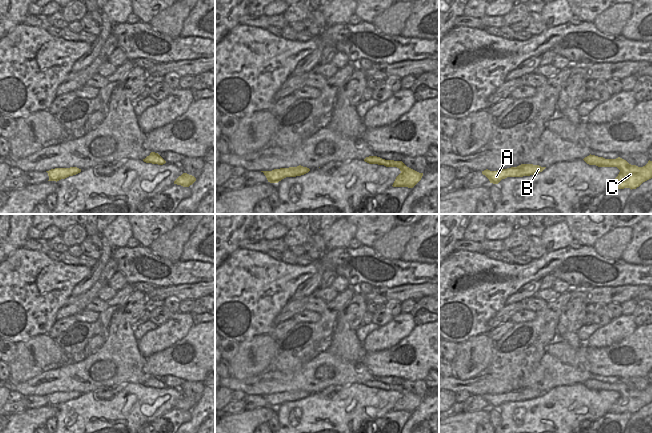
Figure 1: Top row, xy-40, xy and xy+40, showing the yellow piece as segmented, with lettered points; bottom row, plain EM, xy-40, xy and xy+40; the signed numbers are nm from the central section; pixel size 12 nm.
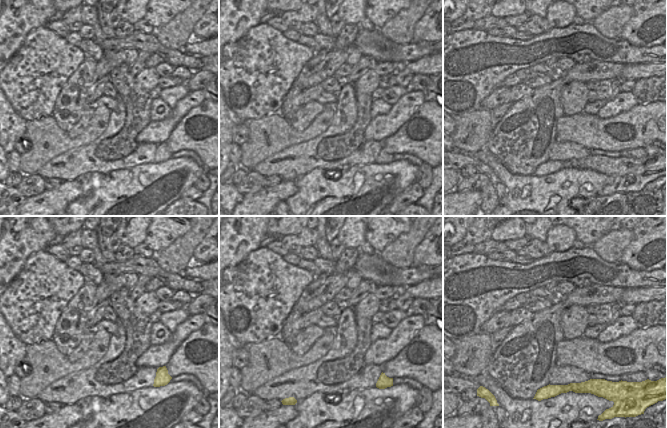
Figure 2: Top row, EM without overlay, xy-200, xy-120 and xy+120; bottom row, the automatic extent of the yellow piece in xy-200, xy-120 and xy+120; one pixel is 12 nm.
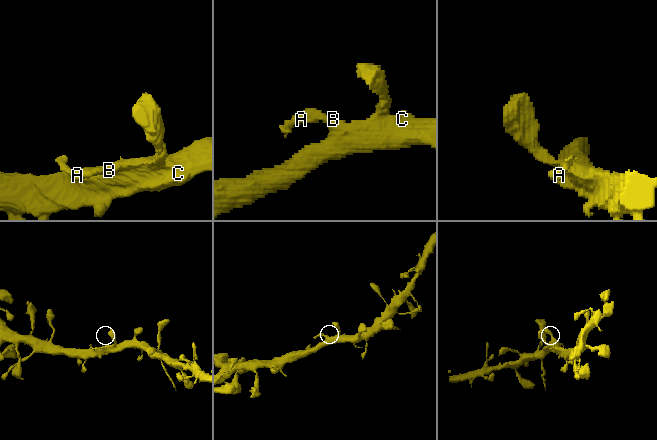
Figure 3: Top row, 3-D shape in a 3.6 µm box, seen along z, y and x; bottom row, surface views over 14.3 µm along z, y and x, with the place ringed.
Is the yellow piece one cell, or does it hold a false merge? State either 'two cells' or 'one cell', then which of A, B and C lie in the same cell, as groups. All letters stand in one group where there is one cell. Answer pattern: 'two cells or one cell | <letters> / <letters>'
one cell | A B C

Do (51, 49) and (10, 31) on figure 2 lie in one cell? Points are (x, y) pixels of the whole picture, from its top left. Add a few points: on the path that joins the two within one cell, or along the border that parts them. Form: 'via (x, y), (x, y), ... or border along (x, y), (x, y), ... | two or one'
border along (45, 25), (34, 28), (11, 57) | two

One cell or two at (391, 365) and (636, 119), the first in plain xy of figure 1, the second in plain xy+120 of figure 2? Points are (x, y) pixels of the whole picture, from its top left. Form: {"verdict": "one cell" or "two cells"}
{"verdict": "one cell"}

